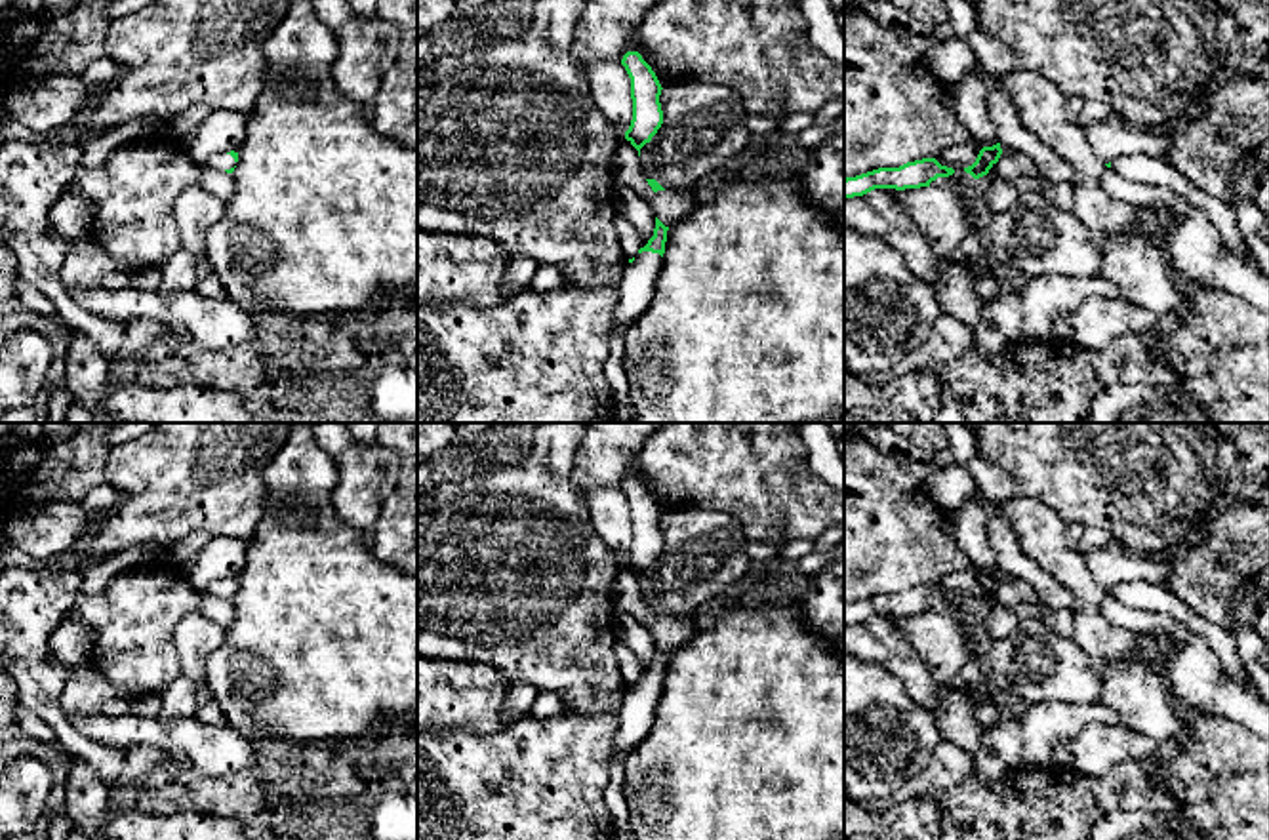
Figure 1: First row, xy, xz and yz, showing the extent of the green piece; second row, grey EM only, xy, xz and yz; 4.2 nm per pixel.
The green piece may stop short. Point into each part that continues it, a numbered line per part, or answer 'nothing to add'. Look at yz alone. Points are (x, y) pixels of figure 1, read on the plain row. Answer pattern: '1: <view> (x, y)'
1: yz (1142, 595)

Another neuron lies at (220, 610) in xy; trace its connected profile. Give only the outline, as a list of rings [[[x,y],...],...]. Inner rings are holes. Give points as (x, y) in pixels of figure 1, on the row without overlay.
[[[206,594],[200,598],[198,610],[223,629],[227,629],[234,617],[232,600],[227,600],[225,596]]]

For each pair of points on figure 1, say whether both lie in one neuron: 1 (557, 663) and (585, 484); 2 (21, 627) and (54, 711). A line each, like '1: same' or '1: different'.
1: different
2: same

